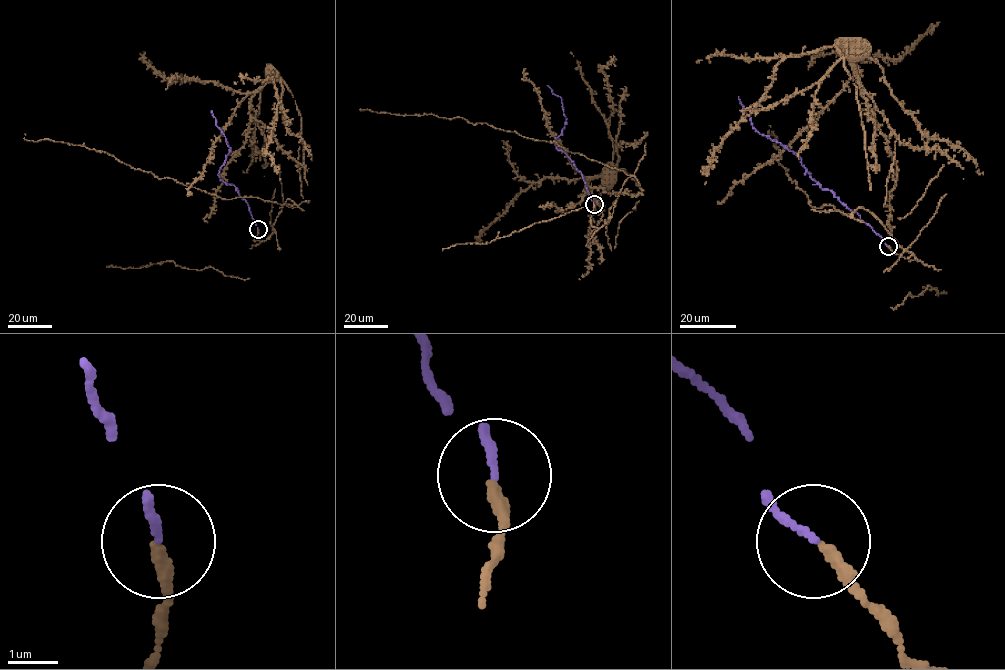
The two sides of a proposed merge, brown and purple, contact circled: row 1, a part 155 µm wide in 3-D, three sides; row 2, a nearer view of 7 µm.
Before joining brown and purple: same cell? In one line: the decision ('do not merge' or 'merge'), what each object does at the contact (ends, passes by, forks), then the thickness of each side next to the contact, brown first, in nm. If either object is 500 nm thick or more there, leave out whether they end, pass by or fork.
merge; brown ends there; purple ends there; 260 nm thick on the brown side, 140 nm on the other

